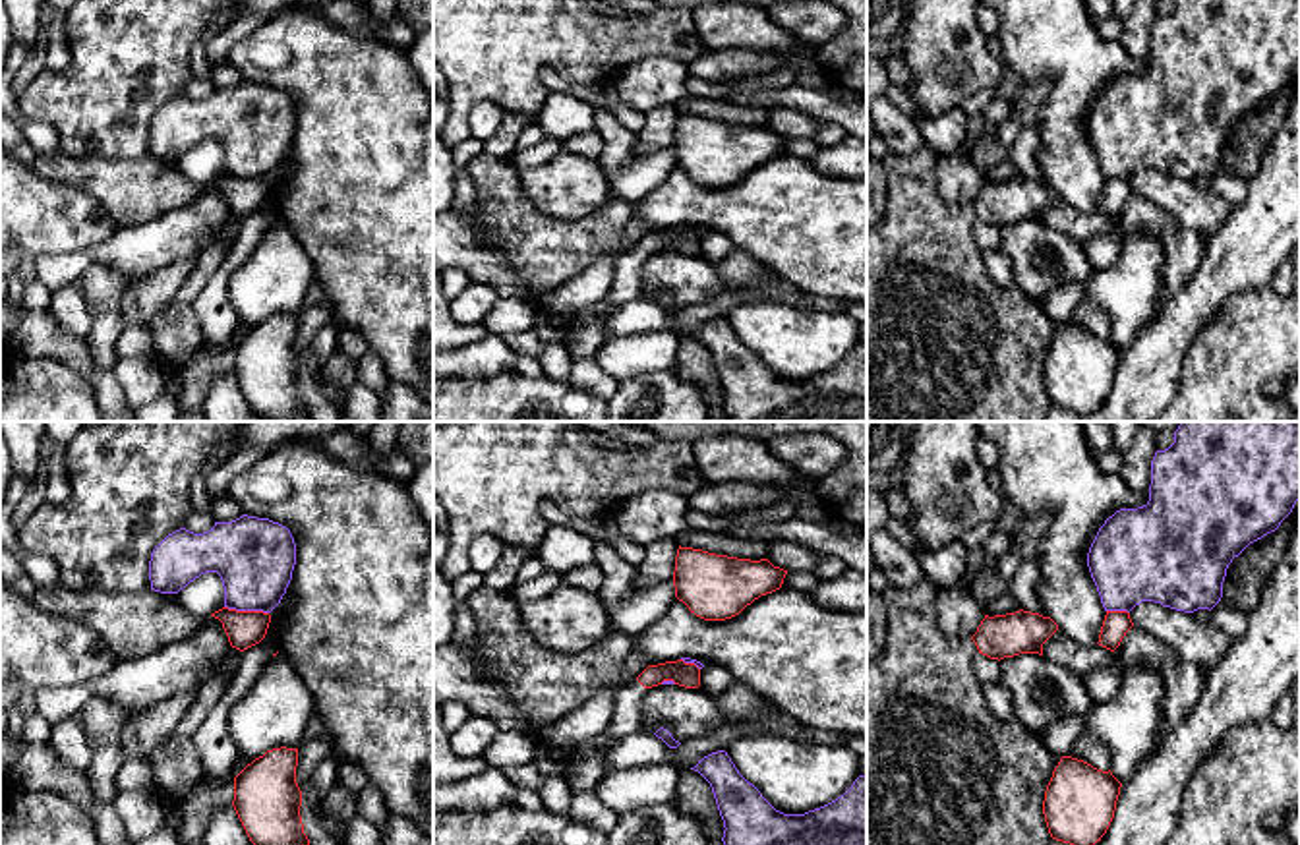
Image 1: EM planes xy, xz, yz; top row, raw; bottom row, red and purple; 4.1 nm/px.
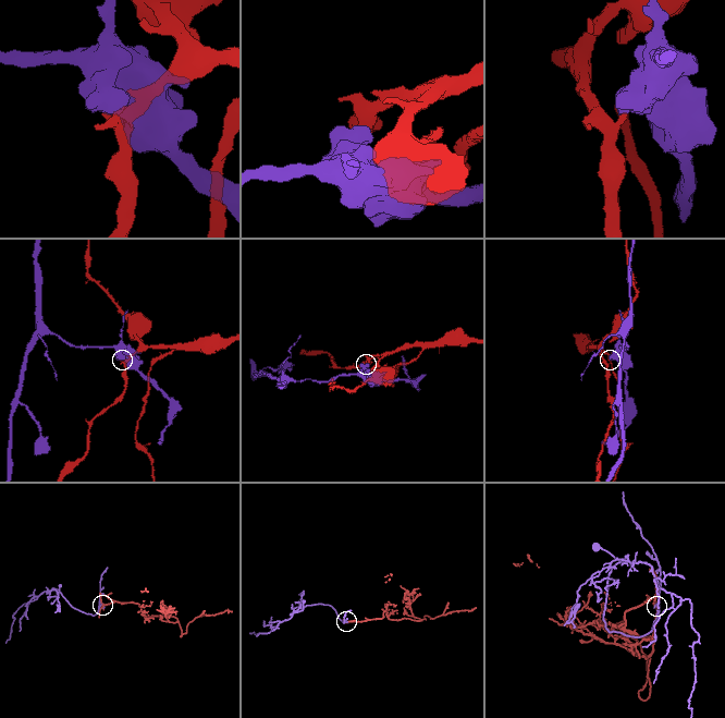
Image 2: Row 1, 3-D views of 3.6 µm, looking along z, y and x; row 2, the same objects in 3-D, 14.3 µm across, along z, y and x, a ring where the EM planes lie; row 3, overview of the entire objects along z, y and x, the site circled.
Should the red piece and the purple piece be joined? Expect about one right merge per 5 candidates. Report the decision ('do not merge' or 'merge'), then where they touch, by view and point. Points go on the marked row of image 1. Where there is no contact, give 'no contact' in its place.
do not merge | xy (246, 611)

